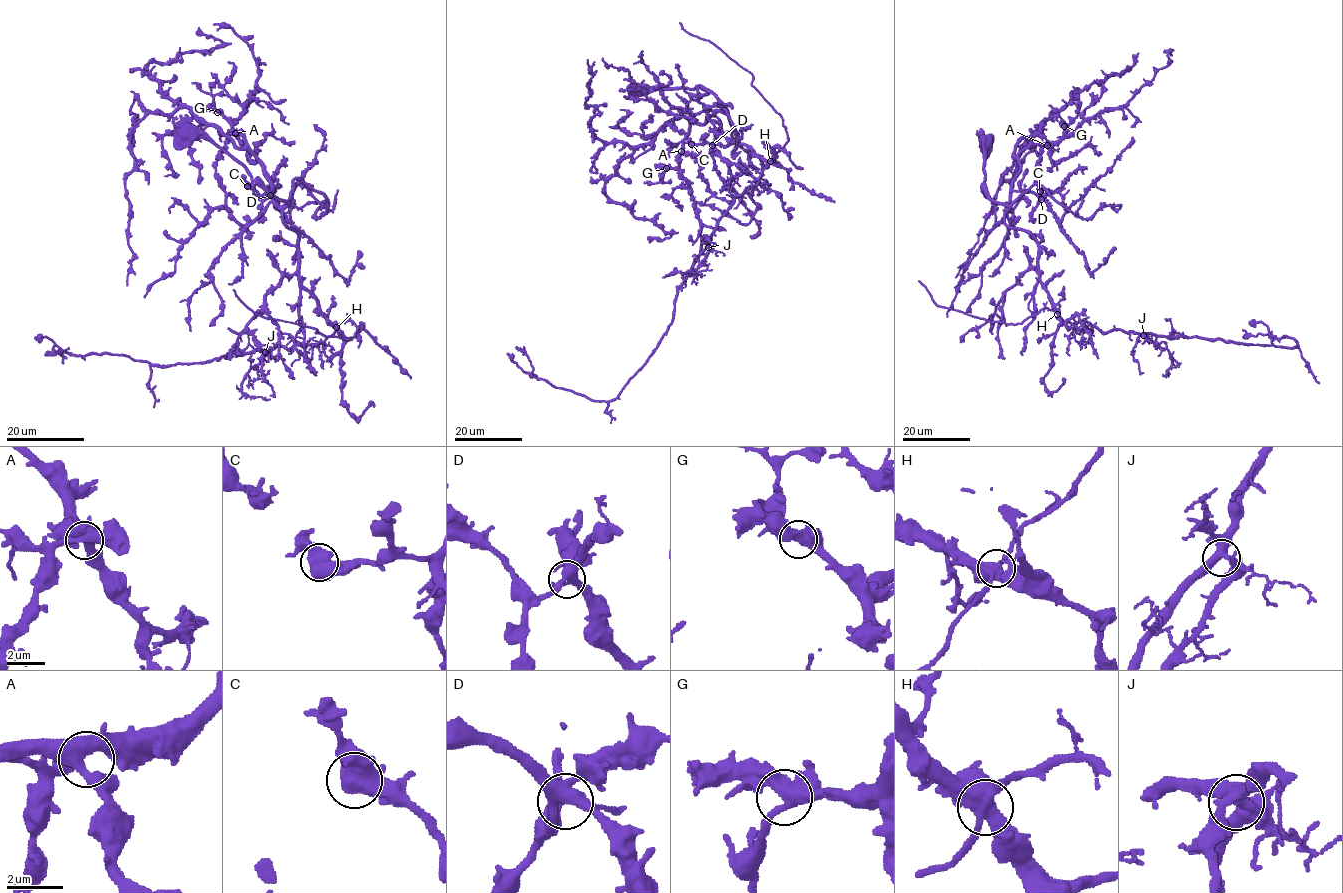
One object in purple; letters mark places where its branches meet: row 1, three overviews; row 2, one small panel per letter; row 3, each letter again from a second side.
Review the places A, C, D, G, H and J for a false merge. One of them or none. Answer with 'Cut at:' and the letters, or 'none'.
Cut at: H

